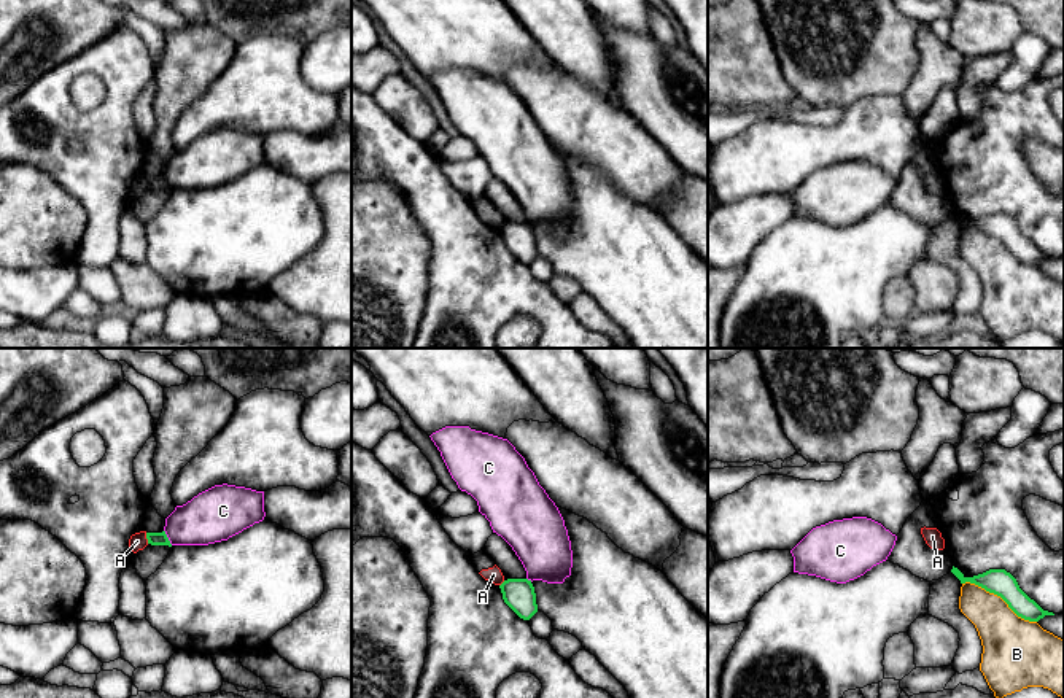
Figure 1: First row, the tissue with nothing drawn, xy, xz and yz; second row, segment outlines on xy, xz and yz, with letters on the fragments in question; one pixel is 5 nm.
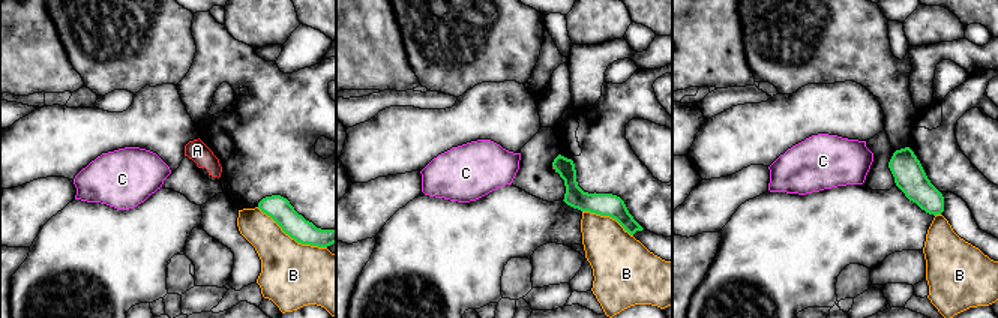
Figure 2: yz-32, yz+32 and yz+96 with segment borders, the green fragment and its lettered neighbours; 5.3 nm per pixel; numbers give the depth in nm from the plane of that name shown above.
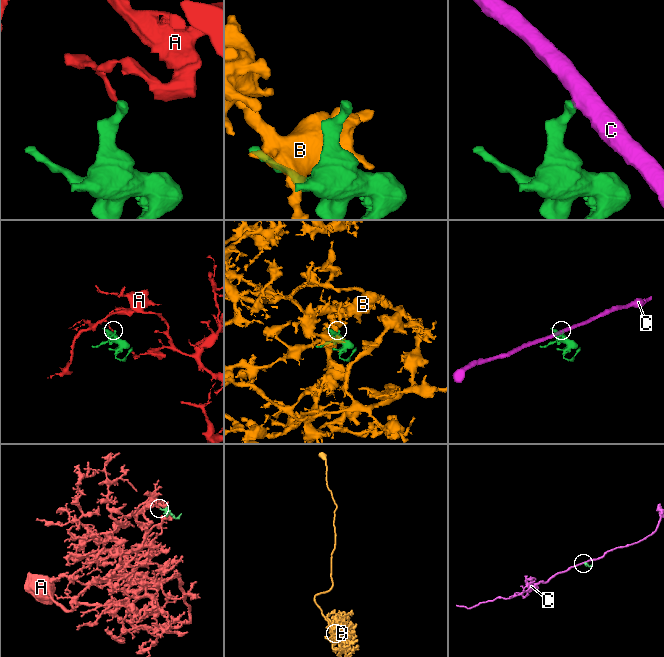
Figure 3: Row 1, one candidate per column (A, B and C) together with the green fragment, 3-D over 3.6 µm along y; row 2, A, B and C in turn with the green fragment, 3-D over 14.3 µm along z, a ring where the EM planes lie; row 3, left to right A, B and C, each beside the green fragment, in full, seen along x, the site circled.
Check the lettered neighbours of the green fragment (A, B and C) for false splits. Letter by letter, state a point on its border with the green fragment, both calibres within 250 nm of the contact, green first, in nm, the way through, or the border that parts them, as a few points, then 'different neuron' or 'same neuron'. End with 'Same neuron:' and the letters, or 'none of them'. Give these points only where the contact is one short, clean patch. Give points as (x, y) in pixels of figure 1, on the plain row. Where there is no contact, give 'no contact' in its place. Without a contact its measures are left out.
A: meets green in xy at (147, 182); 60 nm thick on the green side, 90 nm on the other; border along xy (145, 177), (148, 186); different neuron
B: meets green in yz at (999, 239); 130 nm thick on the green side, 280 nm on the other; different neuron
C: meets green in xy at (167, 182); 60 nm thick on the green side, 260 nm on the other; border along xy (164, 174), (172, 188); different neuron
Same neuron: none of them

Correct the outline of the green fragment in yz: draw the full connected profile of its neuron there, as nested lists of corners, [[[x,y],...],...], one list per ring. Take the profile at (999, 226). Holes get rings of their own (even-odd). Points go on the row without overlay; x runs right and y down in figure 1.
[[[953,210],[951,216],[961,224],[961,227],[970,226],[1000,240],[1008,251],[1024,264],[1039,266],[1045,259],[1054,259],[1053,256],[1043,254],[1034,243],[1031,243],[1019,232],[1016,223],[1005,213],[989,213],[983,218],[965,221]]]

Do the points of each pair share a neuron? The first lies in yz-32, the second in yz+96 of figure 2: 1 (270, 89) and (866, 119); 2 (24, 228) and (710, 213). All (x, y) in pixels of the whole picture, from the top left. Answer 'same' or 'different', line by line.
1: different
2: same

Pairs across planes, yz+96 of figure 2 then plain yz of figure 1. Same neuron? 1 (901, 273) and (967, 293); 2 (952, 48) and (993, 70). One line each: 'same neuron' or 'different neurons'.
1: different neurons
2: same neuron

